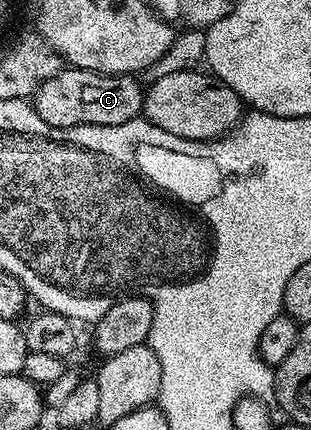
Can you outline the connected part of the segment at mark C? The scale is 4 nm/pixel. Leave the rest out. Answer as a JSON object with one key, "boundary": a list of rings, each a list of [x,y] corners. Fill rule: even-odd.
{"boundary":[[[61,69],[35,93],[37,113],[51,127],[81,127],[82,125],[122,125],[137,118],[144,109],[145,88],[141,80],[130,75],[103,75],[97,71]]]}

